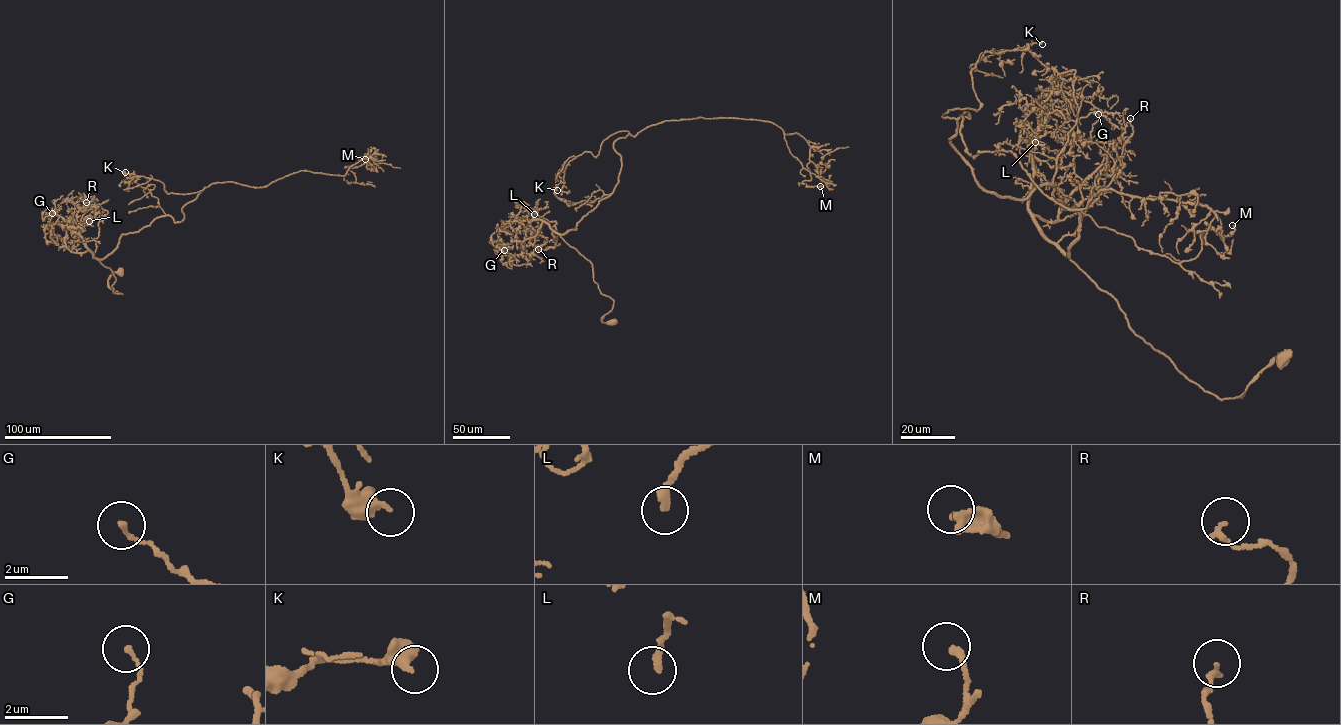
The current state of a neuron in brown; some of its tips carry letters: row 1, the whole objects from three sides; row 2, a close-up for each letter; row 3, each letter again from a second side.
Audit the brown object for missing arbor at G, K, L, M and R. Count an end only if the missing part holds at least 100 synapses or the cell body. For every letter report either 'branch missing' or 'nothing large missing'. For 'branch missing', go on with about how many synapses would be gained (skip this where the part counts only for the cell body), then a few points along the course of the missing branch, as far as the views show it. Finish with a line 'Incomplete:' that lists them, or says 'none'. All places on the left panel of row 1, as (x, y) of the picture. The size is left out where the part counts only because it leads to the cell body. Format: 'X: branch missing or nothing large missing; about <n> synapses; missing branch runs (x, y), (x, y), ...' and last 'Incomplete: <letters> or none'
G: nothing large missing
K: nothing large missing
L: nothing large missing
M: nothing large missing
R: nothing large missing
Incomplete: none

